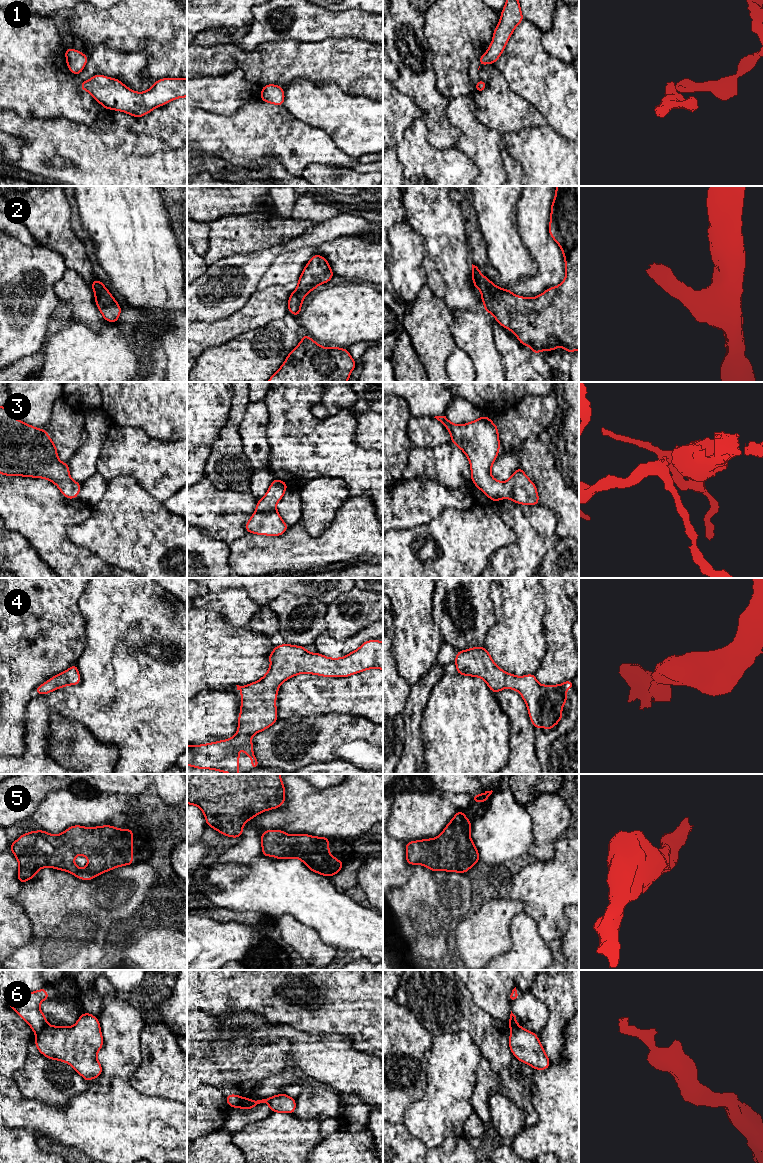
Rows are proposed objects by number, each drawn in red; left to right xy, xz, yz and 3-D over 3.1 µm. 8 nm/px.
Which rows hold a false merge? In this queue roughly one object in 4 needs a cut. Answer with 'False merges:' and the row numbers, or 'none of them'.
False merges: 6

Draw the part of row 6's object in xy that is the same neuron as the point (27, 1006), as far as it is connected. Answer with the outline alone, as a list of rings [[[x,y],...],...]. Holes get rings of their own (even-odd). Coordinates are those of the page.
[[[46,987],[31,993],[11,994],[8,1006],[11,1007],[37,1035],[47,1025],[47,1018],[40,1010],[43,1000],[51,999]]]

